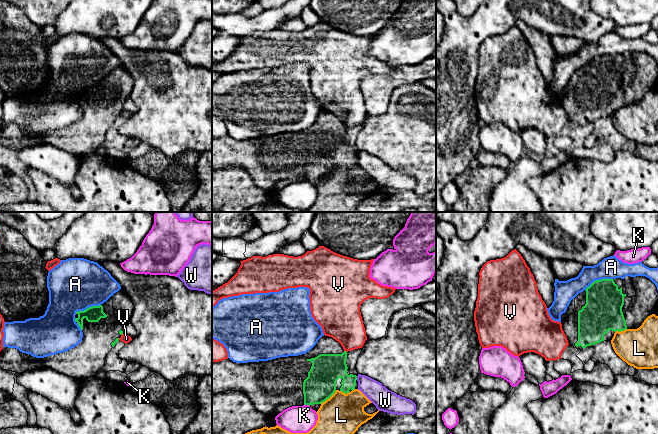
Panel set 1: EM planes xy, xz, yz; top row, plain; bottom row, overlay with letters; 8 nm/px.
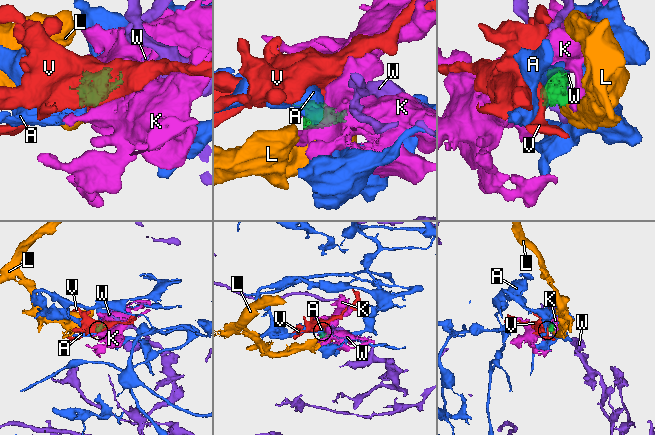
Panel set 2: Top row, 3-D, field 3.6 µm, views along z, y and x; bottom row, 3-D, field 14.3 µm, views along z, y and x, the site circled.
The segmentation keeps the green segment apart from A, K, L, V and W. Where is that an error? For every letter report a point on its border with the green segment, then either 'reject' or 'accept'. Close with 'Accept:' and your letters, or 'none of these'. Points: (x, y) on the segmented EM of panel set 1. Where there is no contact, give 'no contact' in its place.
A: meets green in yz at (598, 280); reject
K: meets green in xz at (307, 404); reject
L: meets green in xz at (328, 398); reject
V: meets green in xz at (345, 351); reject
W: meets green in xz at (356, 378); reject
Accept: none of these

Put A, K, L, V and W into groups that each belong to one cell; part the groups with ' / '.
A / K / L / V / W

